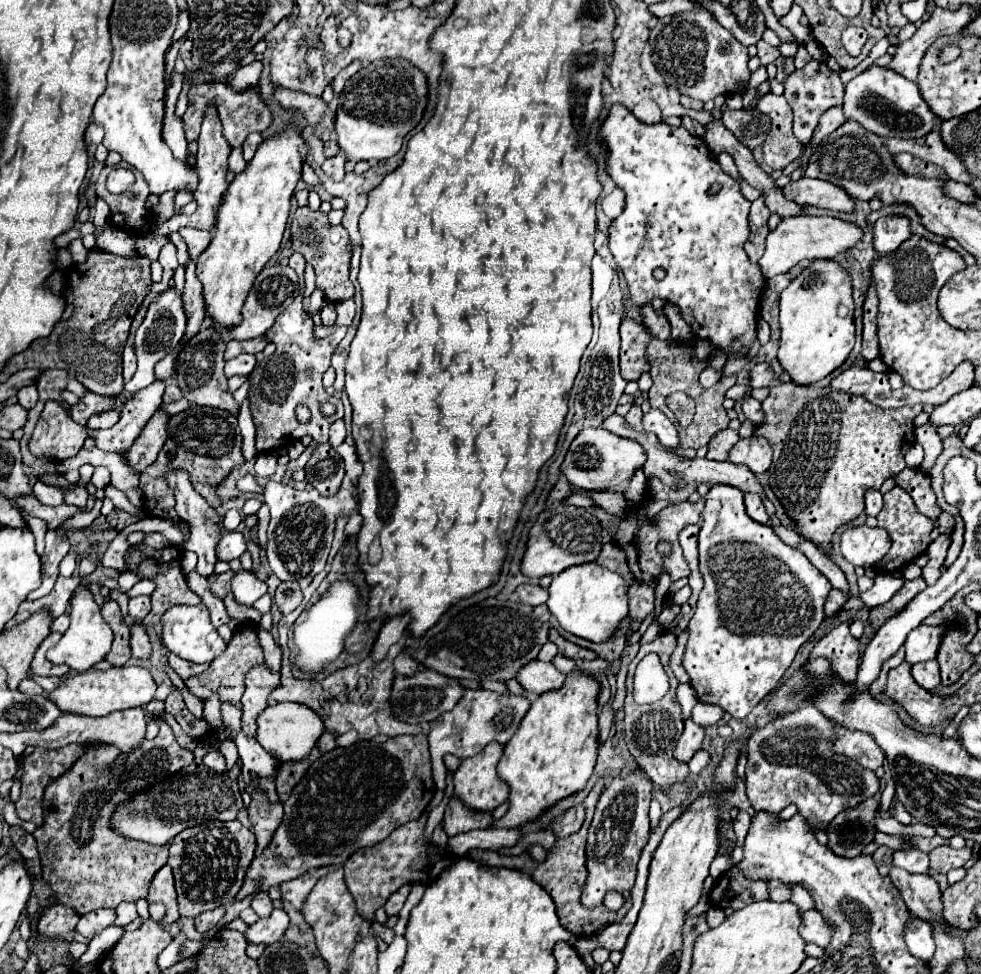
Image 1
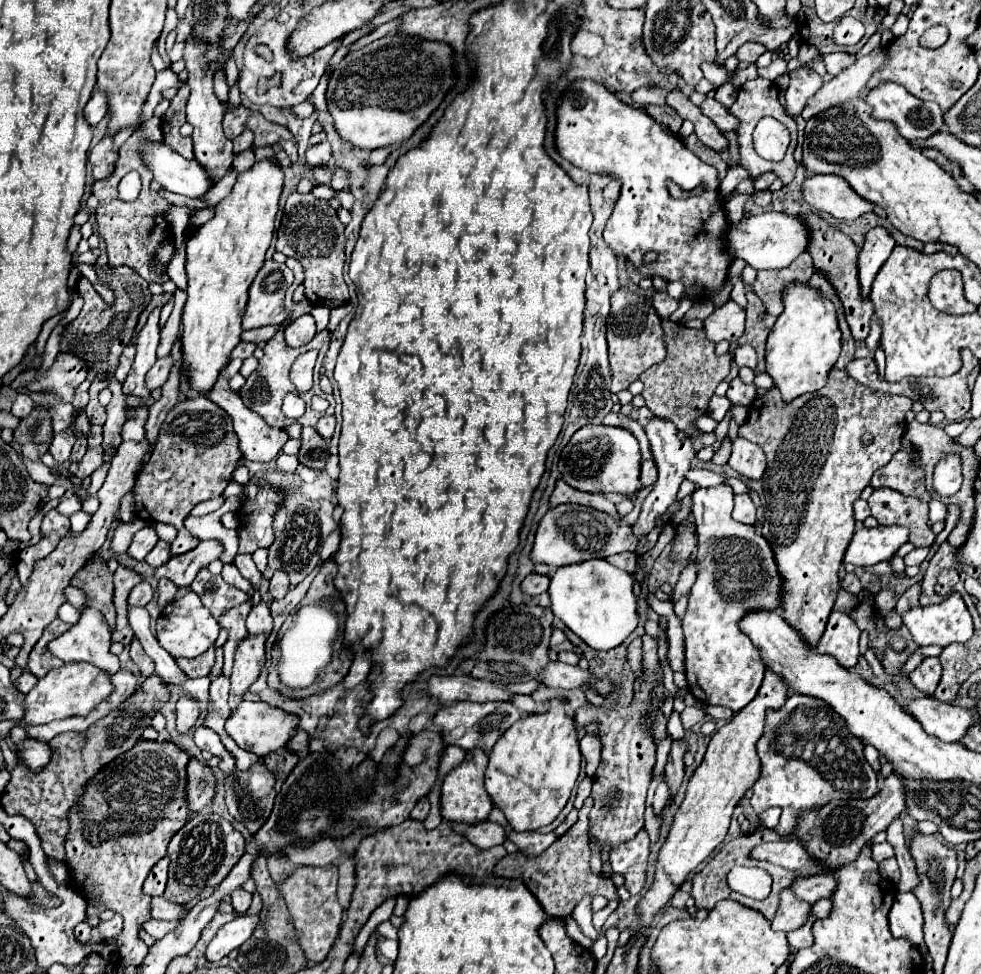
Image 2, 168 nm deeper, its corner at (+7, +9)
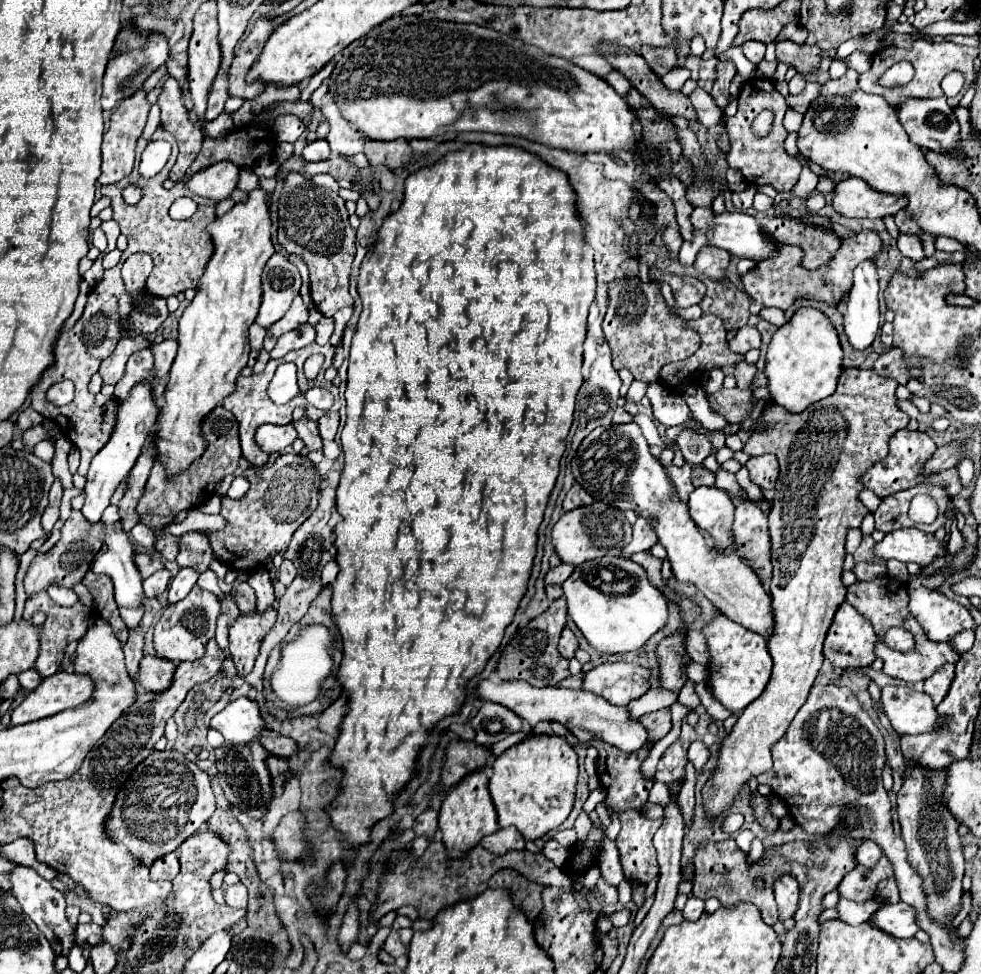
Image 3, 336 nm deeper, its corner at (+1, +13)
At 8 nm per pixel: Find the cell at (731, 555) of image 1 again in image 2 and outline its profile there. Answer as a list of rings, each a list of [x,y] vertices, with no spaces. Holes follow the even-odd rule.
[[[727,485],[707,487],[707,489],[695,489],[691,495],[691,515],[697,523],[697,539],[699,539],[699,551],[697,551],[697,581],[691,589],[689,607],[683,617],[683,633],[685,633],[685,675],[689,681],[689,691],[695,695],[695,699],[707,703],[707,705],[721,705],[729,707],[731,711],[741,711],[747,703],[753,701],[757,695],[765,663],[751,643],[747,635],[739,631],[739,619],[747,611],[755,609],[777,609],[779,605],[779,573],[775,567],[775,559],[771,557],[769,543],[755,535],[753,527],[745,527],[743,523],[737,523],[731,519],[733,511],[733,491]]]

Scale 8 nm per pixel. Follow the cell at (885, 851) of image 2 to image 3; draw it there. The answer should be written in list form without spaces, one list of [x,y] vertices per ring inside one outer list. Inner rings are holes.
[[[871,839],[869,841],[863,841],[857,849],[857,863],[859,865],[865,865],[865,867],[873,867],[873,863],[877,863],[877,859],[883,857],[883,851],[881,847],[877,847],[877,843],[873,843]]]

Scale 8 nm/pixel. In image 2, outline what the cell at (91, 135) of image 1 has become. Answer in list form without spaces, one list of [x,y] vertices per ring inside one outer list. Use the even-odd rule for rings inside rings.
[[[97,89],[85,107],[85,117],[89,125],[97,125],[105,117],[105,113],[107,113],[107,93]]]

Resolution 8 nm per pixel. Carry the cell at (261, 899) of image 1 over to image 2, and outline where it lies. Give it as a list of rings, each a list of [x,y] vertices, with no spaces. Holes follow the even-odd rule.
[[[235,889],[231,893],[231,907],[237,911],[237,913],[245,913],[251,905],[251,893],[247,893],[245,889]]]

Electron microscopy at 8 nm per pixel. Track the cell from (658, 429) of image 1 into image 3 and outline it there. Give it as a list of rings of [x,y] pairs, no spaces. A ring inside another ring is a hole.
[[[637,517],[635,525],[633,525],[633,541],[627,547],[623,547],[621,555],[629,557],[629,555],[633,555],[637,551],[647,551],[655,543],[657,543],[657,533],[653,529],[653,523],[649,519],[645,519],[645,517]]]

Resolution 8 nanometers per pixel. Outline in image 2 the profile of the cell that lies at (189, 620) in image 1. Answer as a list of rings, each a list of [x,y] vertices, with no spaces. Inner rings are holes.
[[[189,591],[183,597],[175,599],[171,605],[165,607],[161,617],[157,619],[157,641],[163,649],[171,653],[171,657],[197,657],[205,653],[217,639],[219,623],[213,619],[213,615],[199,603],[199,597]]]

